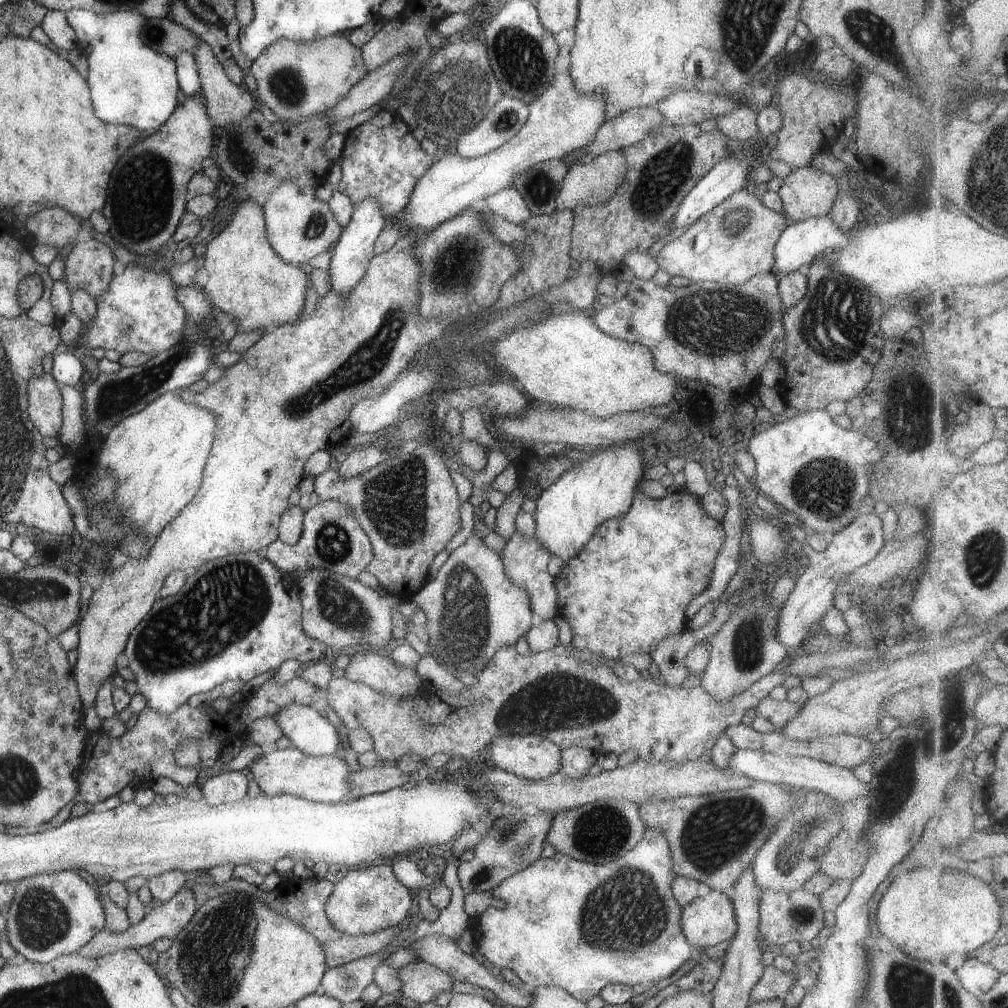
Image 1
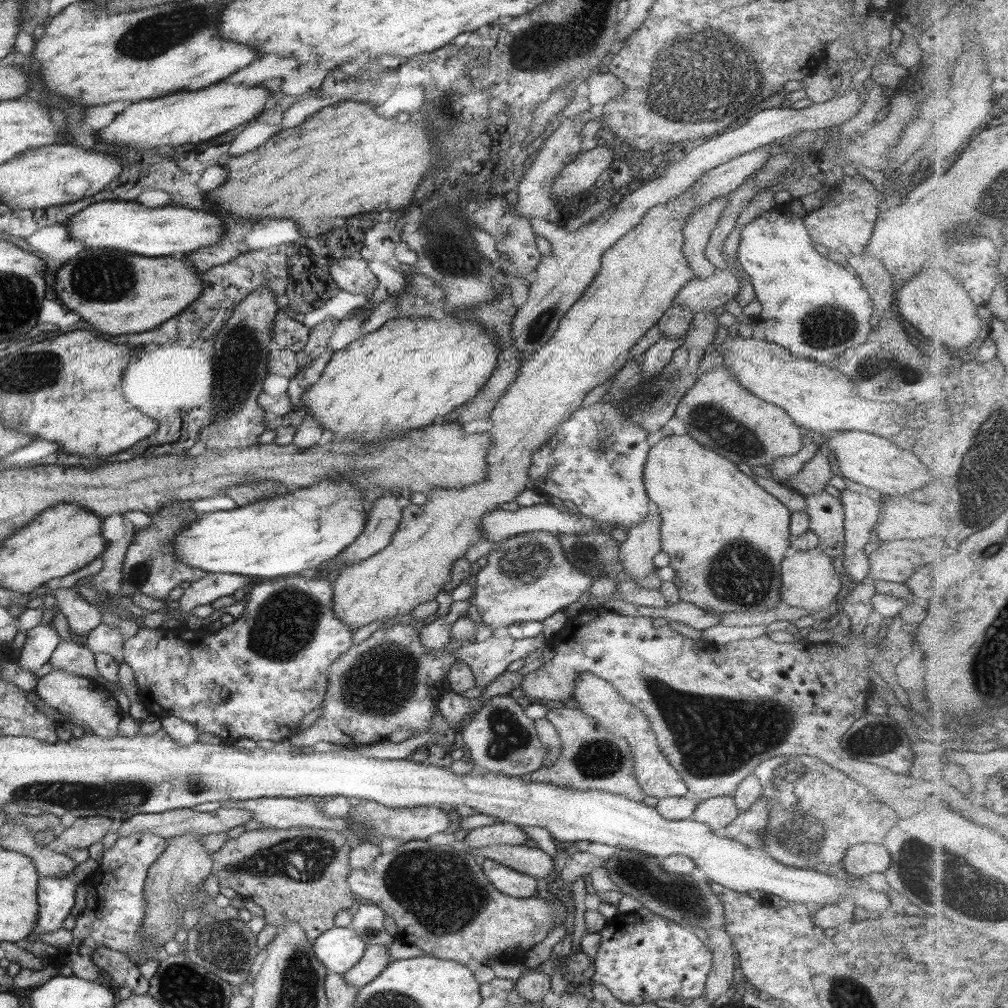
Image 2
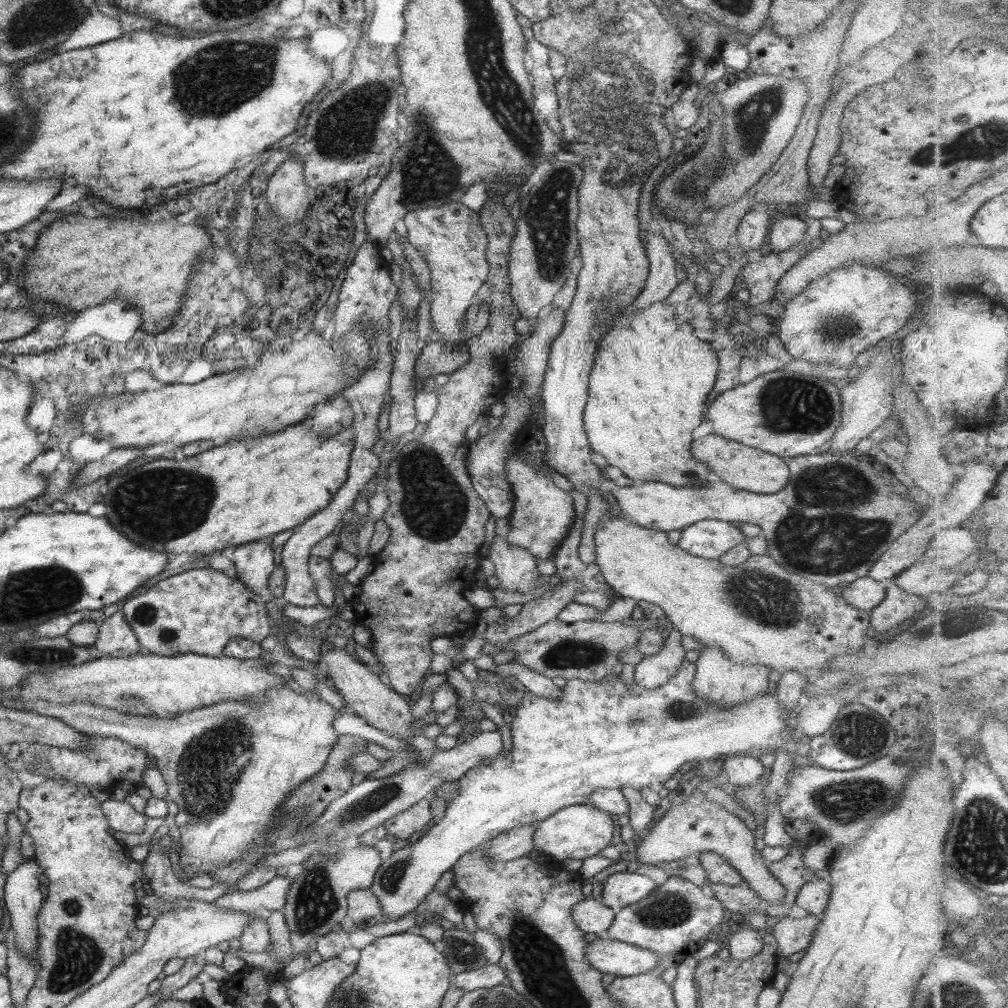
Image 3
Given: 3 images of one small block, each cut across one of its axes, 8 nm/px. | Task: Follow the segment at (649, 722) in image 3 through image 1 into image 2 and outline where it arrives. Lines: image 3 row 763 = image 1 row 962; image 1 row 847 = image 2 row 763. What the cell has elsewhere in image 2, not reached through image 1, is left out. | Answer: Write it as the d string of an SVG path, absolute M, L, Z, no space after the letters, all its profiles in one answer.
M583 672L573 680L573 692L571 698L578 702L577 709L585 712L585 714L593 717L597 721L599 727L611 731L613 735L619 735L625 739L625 743L629 745L629 753L633 757L633 775L637 779L637 785L641 787L641 791L645 796L653 796L653 798L663 799L665 797L682 797L687 794L685 783L681 780L678 772L667 762L667 759L657 748L657 738L649 728L647 718L643 716L643 712L639 712L637 708L633 708L629 702L625 702L619 692L607 680Z

